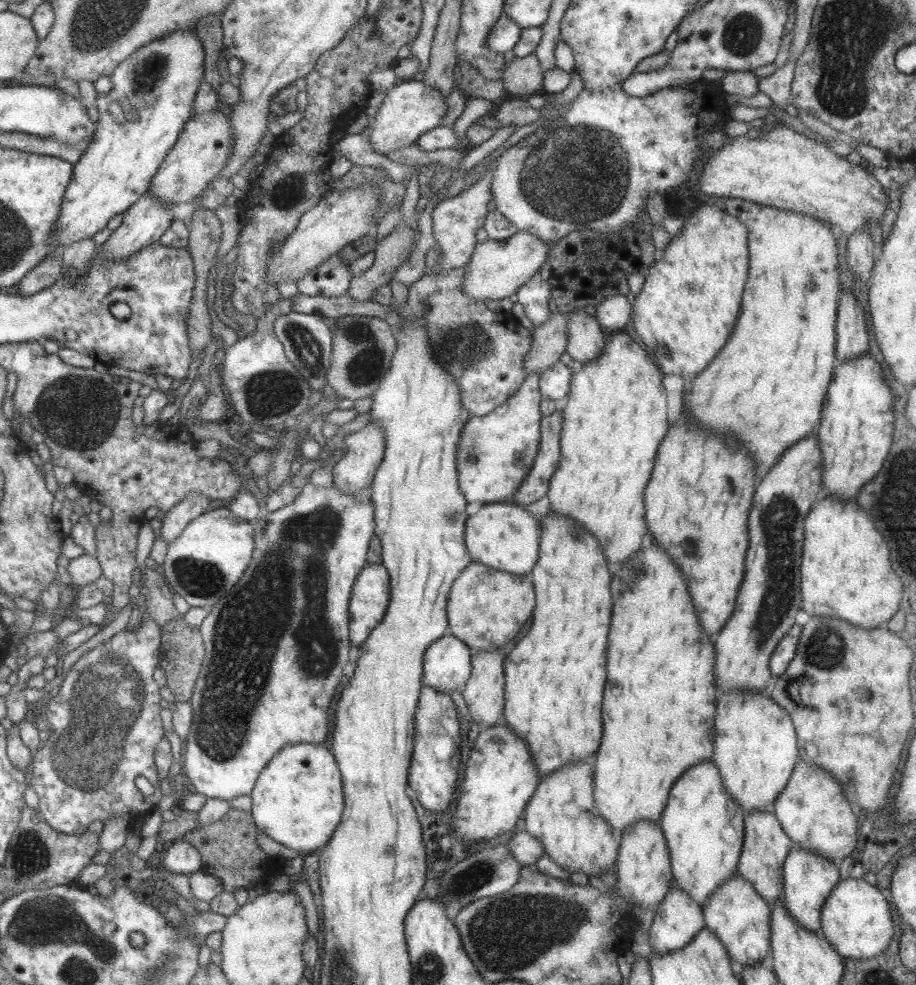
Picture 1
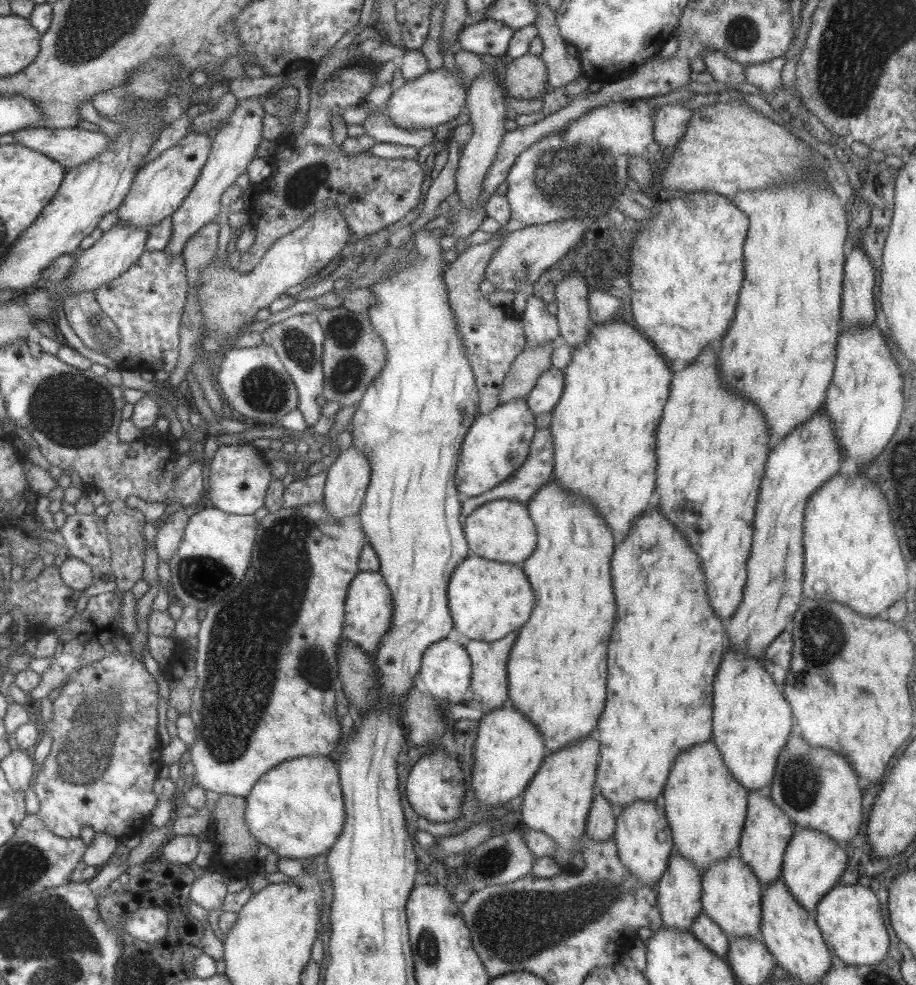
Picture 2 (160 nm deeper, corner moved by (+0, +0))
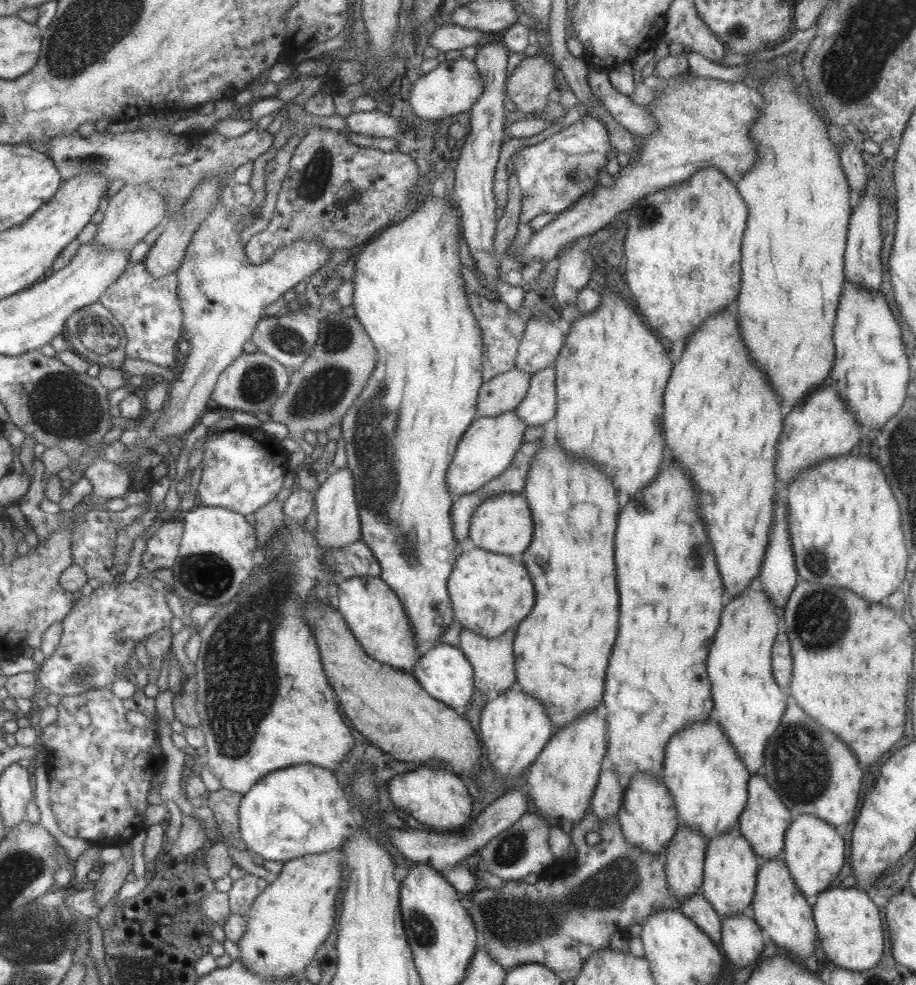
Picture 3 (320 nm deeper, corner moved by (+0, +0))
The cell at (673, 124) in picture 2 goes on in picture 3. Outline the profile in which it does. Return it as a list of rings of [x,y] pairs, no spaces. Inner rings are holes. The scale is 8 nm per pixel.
[[[585,62],[586,79],[591,92],[600,103],[629,133],[645,138],[655,130],[655,120],[642,105],[631,103],[629,96],[615,90],[608,81],[608,71],[604,68]]]

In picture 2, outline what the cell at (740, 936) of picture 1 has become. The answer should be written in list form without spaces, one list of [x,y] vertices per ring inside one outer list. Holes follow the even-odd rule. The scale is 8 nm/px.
[[[733,852],[721,860],[713,861],[700,876],[700,904],[702,911],[731,937],[752,938],[762,942],[760,933],[761,893],[763,884],[751,869]]]

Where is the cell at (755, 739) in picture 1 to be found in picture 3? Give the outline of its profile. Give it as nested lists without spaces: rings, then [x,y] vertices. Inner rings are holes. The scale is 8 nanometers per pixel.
[[[752,581],[741,594],[737,594],[737,598],[725,602],[719,616],[719,628],[715,630],[707,654],[706,674],[713,701],[711,717],[719,723],[723,736],[733,745],[751,775],[761,766],[765,742],[777,728],[789,699],[777,686],[770,668],[780,613],[771,606],[771,599],[763,592],[763,587]]]

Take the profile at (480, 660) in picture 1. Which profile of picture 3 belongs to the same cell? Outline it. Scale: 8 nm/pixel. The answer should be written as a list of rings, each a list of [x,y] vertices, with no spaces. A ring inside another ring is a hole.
[[[515,627],[505,630],[497,638],[483,638],[468,629],[462,629],[459,634],[458,649],[462,652],[473,670],[475,688],[488,696],[506,691],[515,681],[515,658],[513,658],[512,642],[515,638]]]

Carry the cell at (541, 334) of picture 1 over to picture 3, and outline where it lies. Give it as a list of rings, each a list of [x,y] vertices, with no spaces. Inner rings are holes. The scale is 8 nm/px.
[[[510,368],[485,381],[479,388],[476,404],[478,417],[495,417],[509,412],[522,401],[528,390],[531,374]]]

